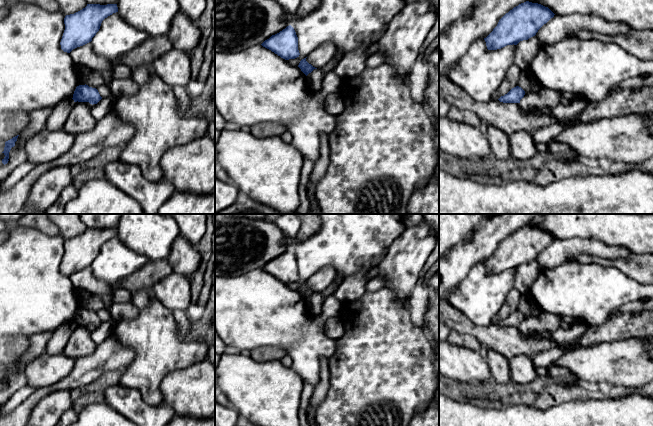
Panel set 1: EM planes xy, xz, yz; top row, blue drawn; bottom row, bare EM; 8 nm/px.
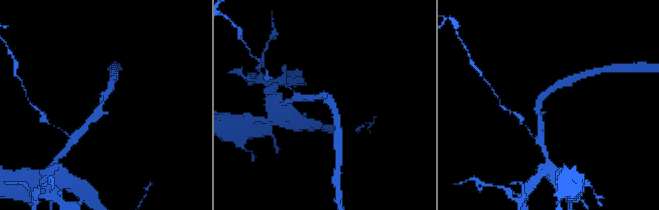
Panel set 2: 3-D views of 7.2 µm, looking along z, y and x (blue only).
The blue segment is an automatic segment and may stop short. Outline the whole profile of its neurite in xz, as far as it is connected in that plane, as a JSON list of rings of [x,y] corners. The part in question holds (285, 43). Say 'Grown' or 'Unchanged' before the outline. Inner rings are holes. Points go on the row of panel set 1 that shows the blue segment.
Unchanged. [[[291,25],[279,33],[272,35],[261,45],[285,60],[295,59],[300,55],[298,50],[298,37]]]

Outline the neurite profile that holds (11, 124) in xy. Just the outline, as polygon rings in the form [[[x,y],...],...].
[[[0,112],[0,140],[6,142],[19,135],[28,123],[29,116],[25,113]]]

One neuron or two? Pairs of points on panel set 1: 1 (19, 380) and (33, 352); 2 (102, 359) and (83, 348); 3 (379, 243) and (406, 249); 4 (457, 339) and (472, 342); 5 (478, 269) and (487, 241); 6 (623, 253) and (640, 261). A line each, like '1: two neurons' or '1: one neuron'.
1: one neuron
2: two neurons
3: two neurons
4: one neuron
5: two neurons
6: two neurons

